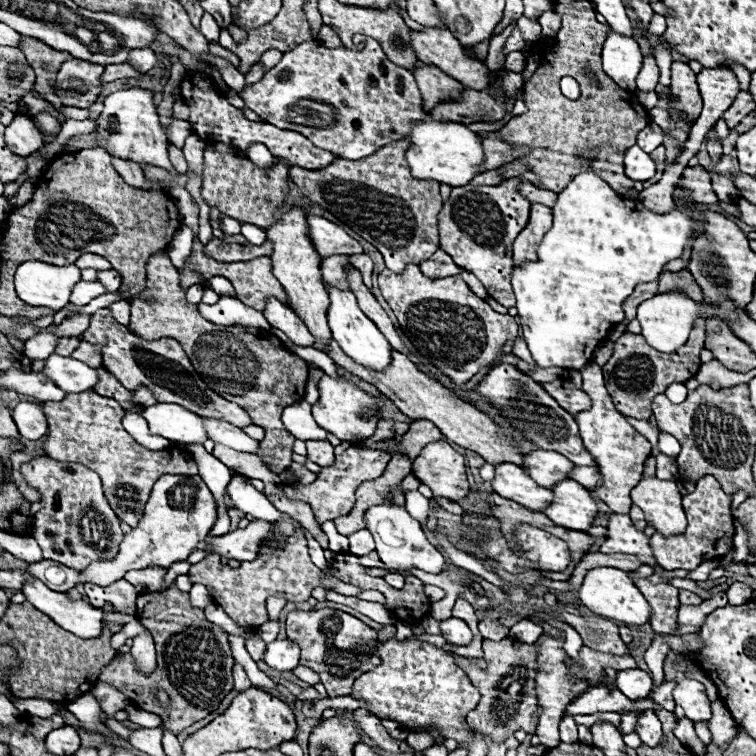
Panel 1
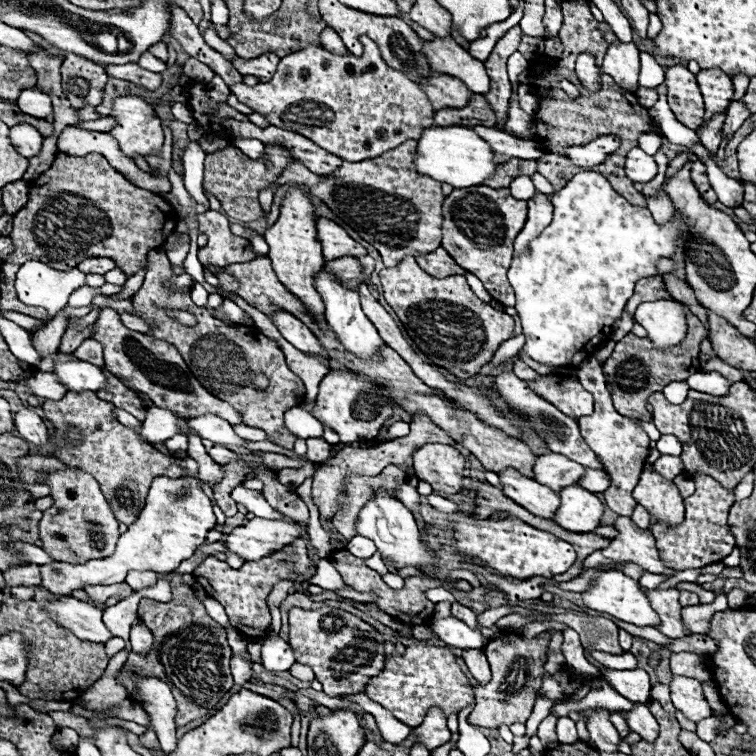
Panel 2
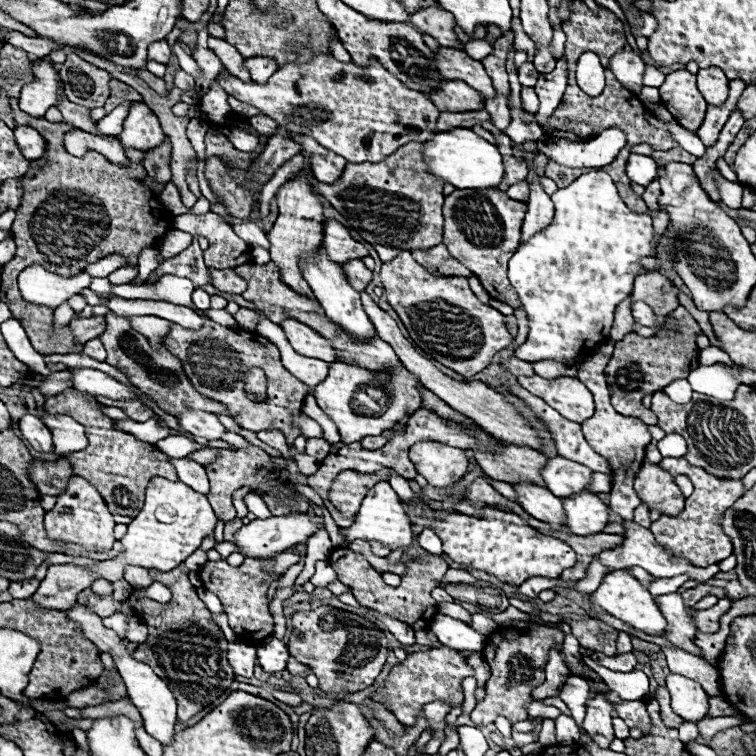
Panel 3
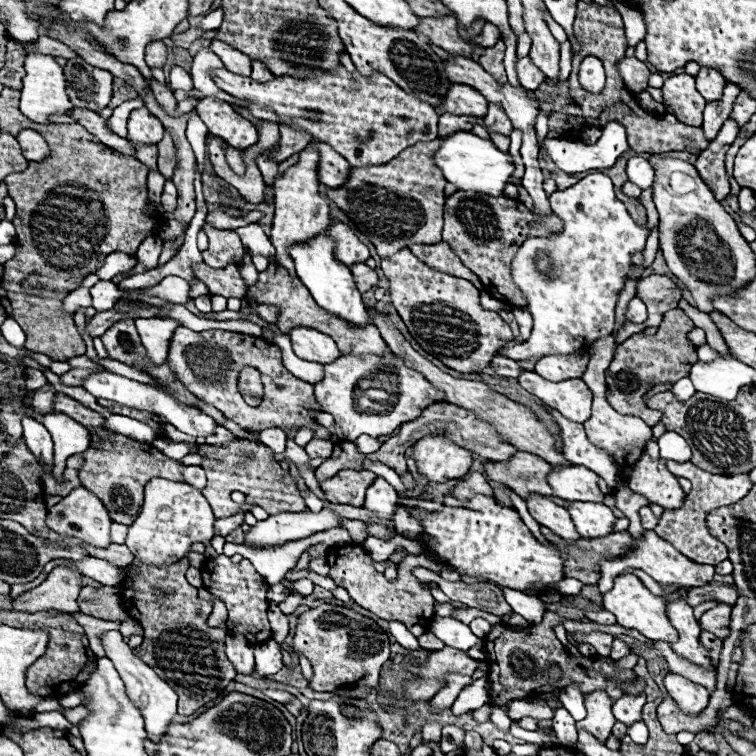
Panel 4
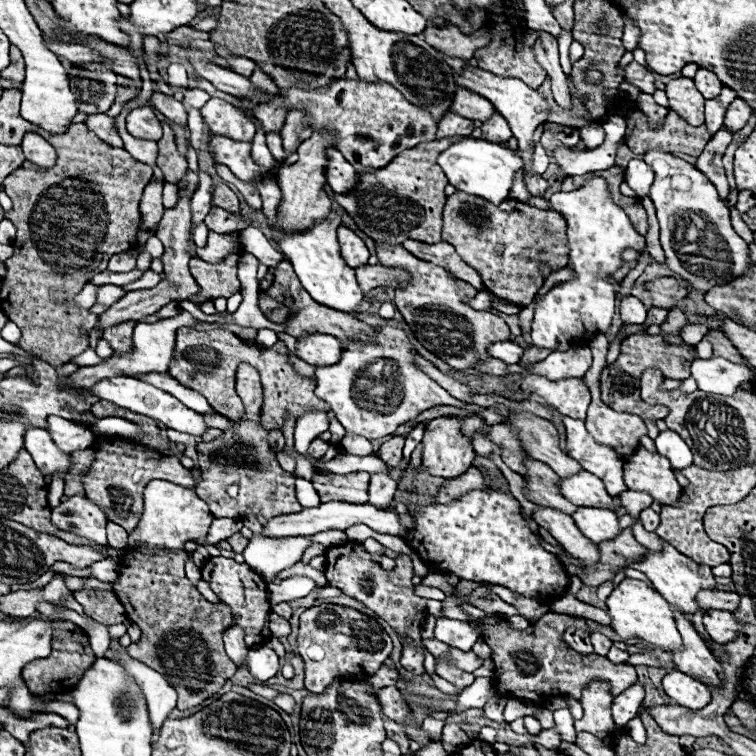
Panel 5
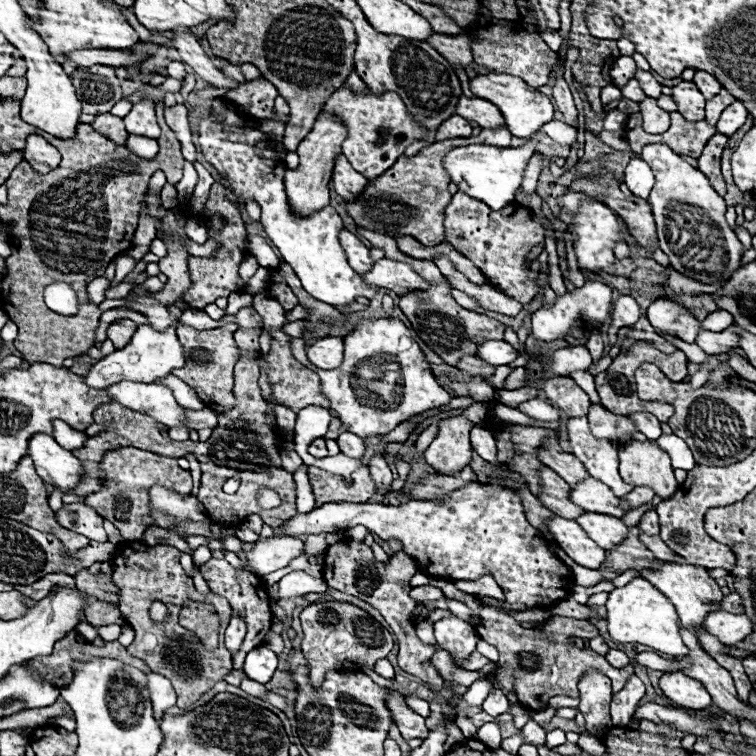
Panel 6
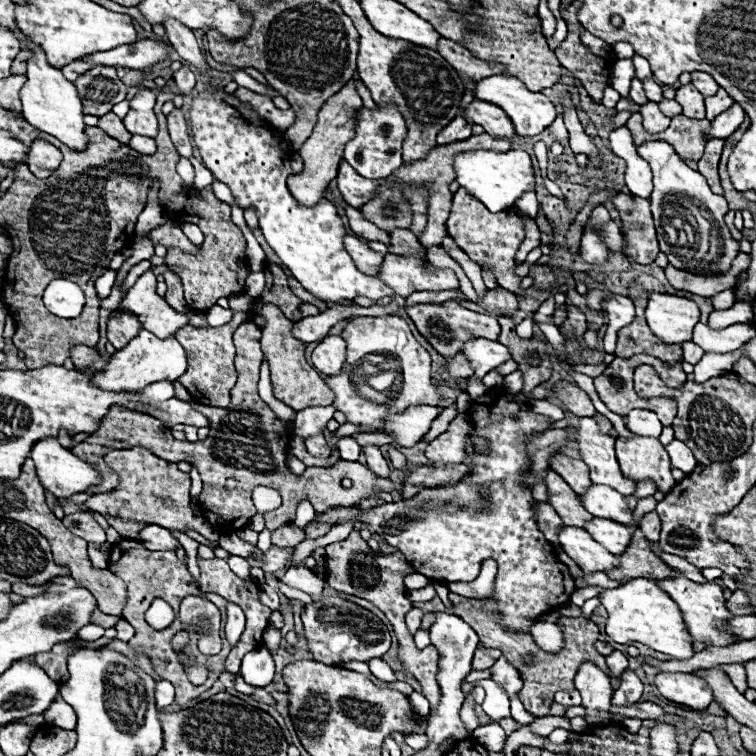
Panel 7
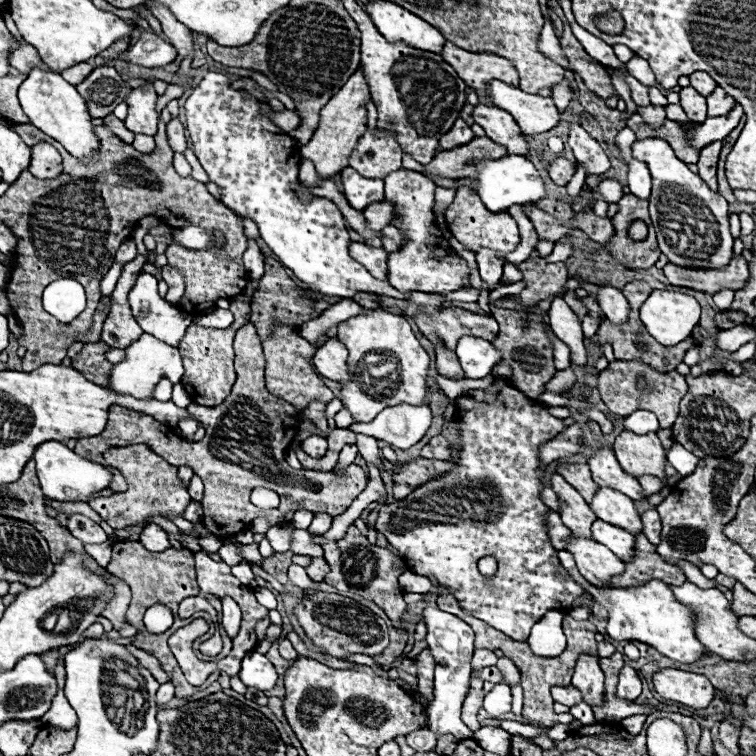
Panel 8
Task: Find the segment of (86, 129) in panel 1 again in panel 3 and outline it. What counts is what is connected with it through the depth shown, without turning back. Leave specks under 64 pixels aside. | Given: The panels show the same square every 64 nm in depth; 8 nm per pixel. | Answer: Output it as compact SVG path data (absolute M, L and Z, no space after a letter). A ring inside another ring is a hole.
M124 102L120 104L112 114L108 114L106 118L102 118L98 122L98 130L102 134L108 134L108 136L118 136L122 132L122 126L124 126L124 118L128 116L128 110L130 110L132 102Z

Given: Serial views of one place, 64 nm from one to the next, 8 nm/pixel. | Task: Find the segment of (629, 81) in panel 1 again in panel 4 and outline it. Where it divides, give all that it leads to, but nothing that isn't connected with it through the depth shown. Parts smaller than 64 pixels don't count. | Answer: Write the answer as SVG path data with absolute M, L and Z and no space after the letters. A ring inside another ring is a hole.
M622 58L618 64L618 70L620 70L620 76L630 92L640 94L648 88L650 70L646 68L644 62L640 62L636 58Z

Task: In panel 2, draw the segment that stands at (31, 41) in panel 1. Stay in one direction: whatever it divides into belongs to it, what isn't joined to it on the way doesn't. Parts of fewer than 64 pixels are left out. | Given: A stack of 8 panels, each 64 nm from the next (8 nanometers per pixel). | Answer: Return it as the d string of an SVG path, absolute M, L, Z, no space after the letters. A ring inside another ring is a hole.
M46 50L30 54L30 64L38 74L38 84L44 90L52 88L52 96L62 100L62 86L60 86L60 64L64 58L52 58Z

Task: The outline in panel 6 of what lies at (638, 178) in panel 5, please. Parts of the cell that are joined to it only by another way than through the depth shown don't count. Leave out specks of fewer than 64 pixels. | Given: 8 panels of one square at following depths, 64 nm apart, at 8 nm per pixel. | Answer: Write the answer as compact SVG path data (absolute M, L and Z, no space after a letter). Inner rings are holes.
M633 154L626 166L624 184L632 190L634 196L640 196L640 198L648 198L648 194L654 186L654 176L652 176L650 166L642 158L637 158L636 154Z

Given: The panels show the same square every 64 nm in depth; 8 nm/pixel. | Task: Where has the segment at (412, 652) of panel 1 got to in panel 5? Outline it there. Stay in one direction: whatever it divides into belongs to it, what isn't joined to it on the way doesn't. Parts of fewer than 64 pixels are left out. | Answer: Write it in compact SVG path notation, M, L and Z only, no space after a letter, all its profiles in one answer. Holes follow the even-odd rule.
M450 648L450 662L466 672L474 672L476 668L480 668L484 664L484 660L478 658L474 652L460 652L454 648Z

